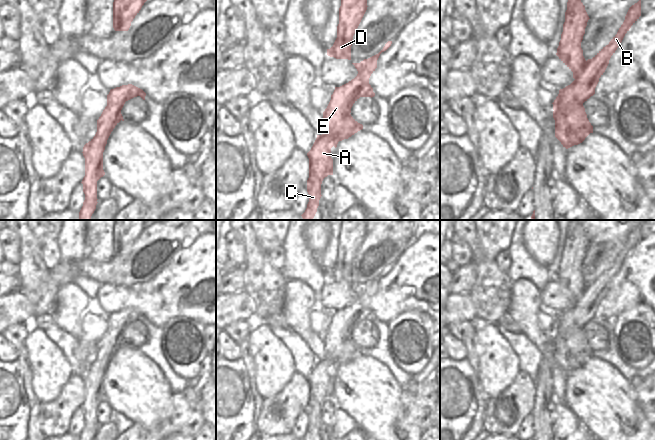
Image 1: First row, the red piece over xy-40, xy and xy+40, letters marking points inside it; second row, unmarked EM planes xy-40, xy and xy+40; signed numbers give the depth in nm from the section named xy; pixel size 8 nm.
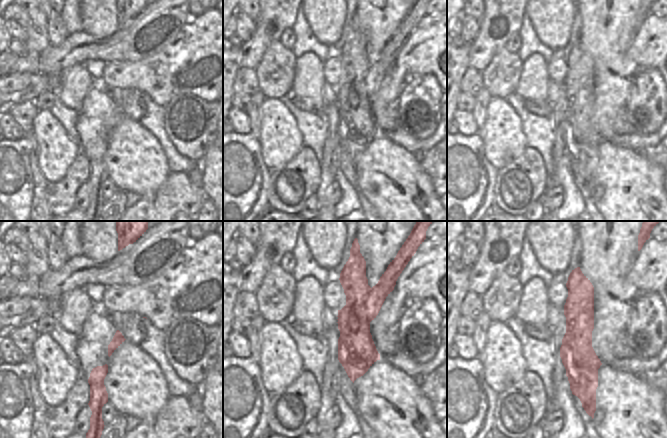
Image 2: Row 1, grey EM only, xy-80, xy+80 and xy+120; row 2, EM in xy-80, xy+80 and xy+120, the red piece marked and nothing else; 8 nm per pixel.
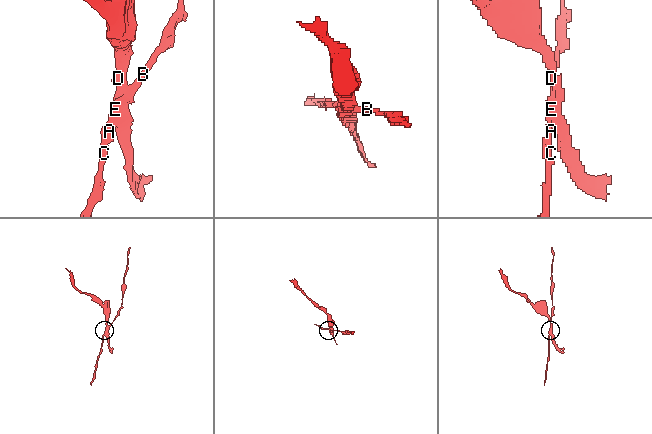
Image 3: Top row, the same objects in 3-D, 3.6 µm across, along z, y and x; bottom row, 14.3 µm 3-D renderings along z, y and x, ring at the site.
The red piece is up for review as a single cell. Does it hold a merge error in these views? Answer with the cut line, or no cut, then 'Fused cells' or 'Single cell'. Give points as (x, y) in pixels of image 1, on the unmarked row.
Split along xy+40 (582, 326), (579, 326), (565, 338), (560, 338), (554, 334). Fused cells

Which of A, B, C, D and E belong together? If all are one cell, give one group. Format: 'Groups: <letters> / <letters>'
Groups: A B C E / D

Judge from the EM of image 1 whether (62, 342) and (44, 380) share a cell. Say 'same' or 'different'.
different

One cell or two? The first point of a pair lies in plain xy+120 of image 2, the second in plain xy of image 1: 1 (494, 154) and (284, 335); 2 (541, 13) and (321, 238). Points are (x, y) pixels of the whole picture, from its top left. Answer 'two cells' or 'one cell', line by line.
1: two cells
2: one cell

